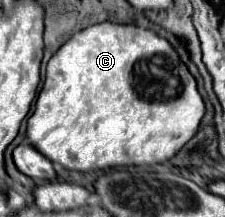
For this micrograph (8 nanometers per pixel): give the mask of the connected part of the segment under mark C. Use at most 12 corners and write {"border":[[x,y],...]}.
{"border":[[133,24],[49,60],[27,140],[67,170],[165,162],[205,104]]}

